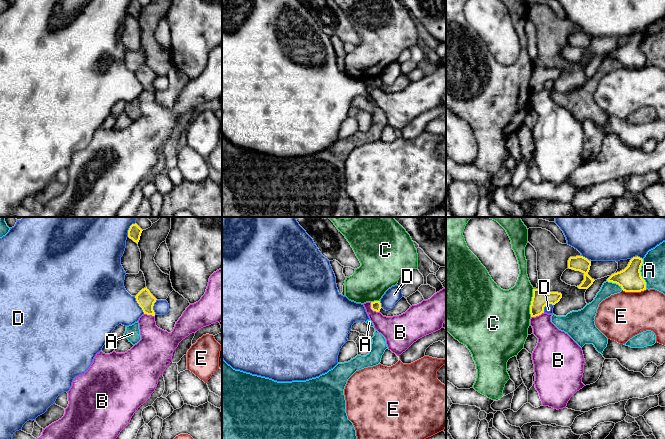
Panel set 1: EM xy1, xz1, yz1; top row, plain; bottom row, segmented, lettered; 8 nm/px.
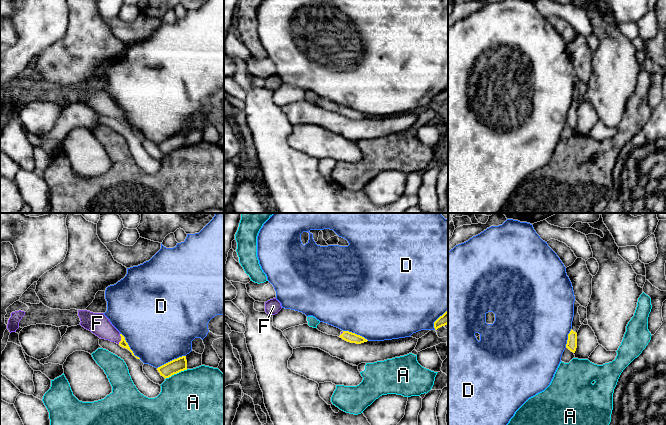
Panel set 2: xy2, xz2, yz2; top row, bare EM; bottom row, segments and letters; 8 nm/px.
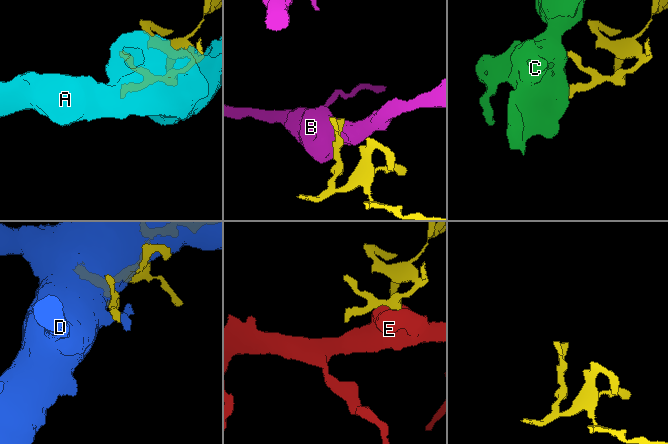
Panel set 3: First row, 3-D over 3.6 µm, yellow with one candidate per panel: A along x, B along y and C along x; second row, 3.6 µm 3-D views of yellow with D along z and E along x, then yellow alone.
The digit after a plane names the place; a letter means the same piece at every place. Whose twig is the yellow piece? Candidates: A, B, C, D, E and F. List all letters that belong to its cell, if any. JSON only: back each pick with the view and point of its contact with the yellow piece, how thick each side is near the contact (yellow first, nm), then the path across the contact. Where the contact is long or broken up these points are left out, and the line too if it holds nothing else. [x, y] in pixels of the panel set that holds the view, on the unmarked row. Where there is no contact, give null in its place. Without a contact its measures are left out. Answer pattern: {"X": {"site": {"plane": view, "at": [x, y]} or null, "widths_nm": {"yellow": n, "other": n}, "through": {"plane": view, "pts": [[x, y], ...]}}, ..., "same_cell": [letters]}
{"F": {"site": {"plane": "xy2", "at": [121, 115]}, "widths_nm": {"yellow": 60, "other": 170}, "through": {"plane": "xy2", "pts": [[122, 119], [121, 115], [97, 99]]}}, "same_cell": ["F"]}

